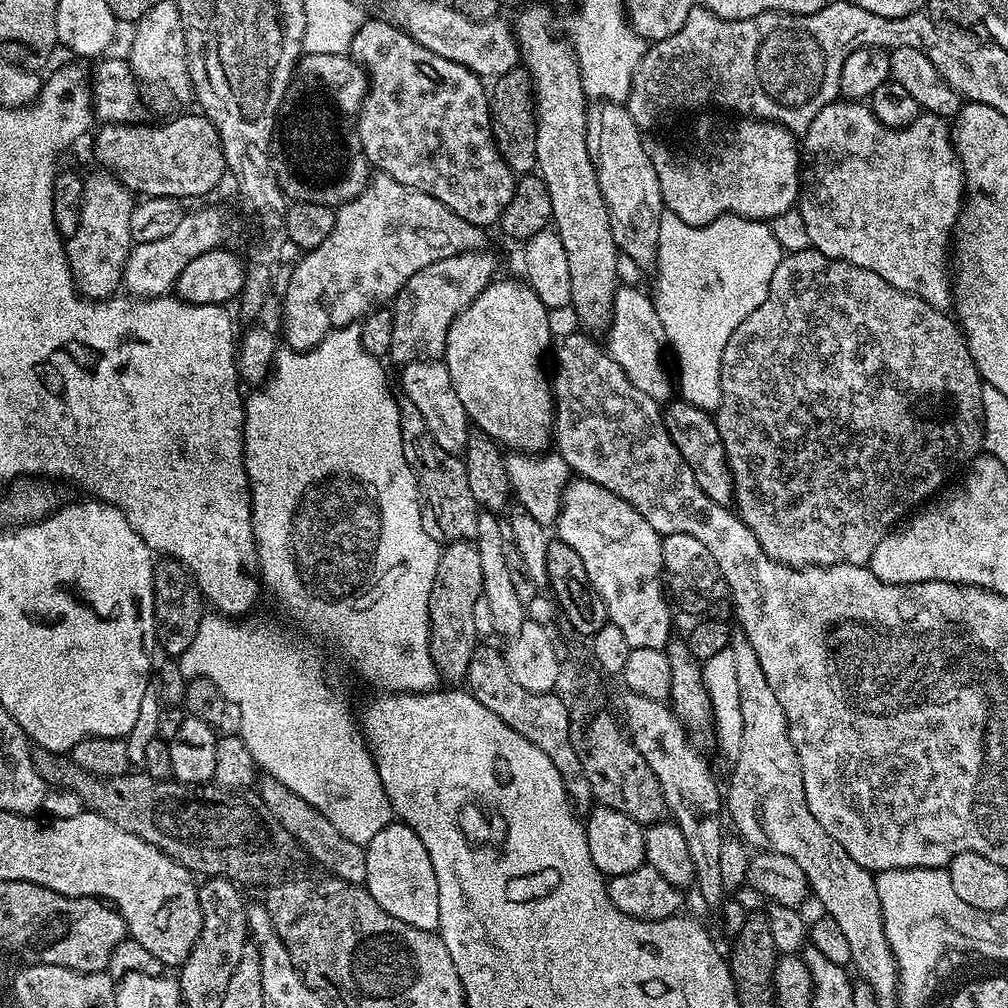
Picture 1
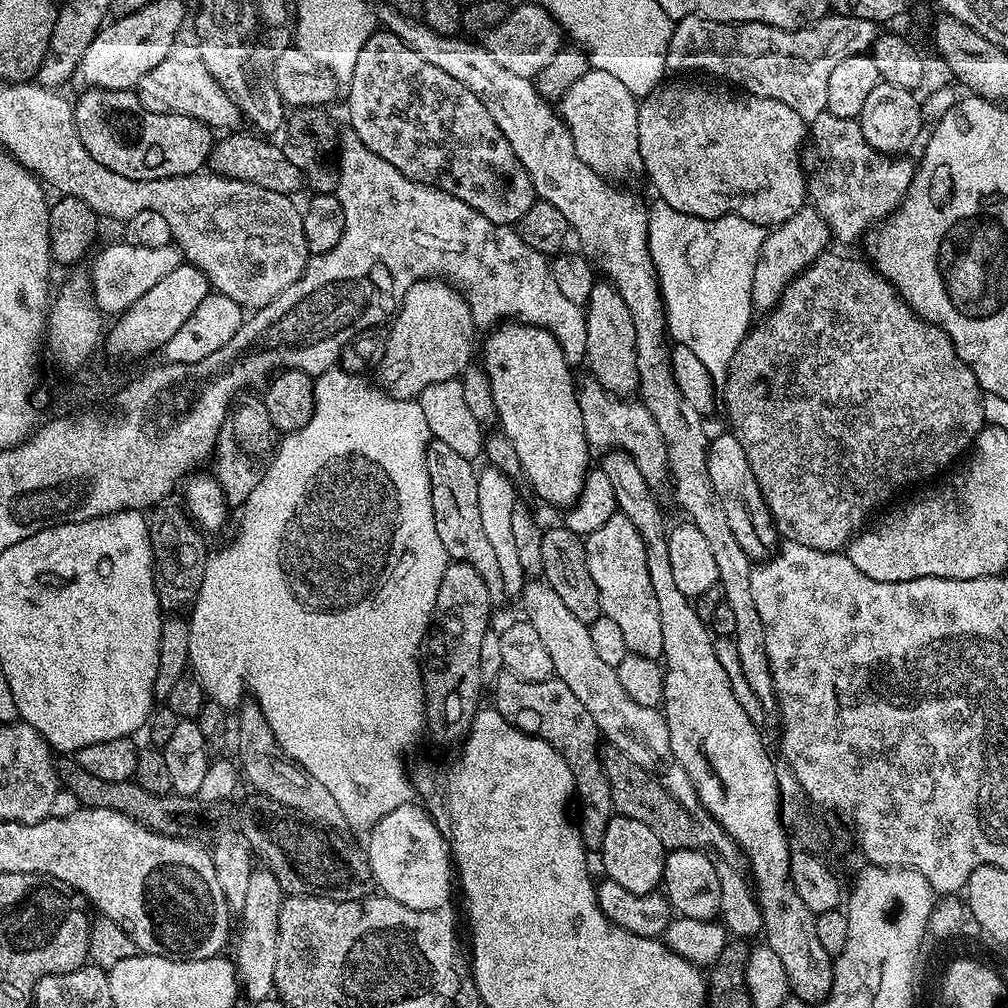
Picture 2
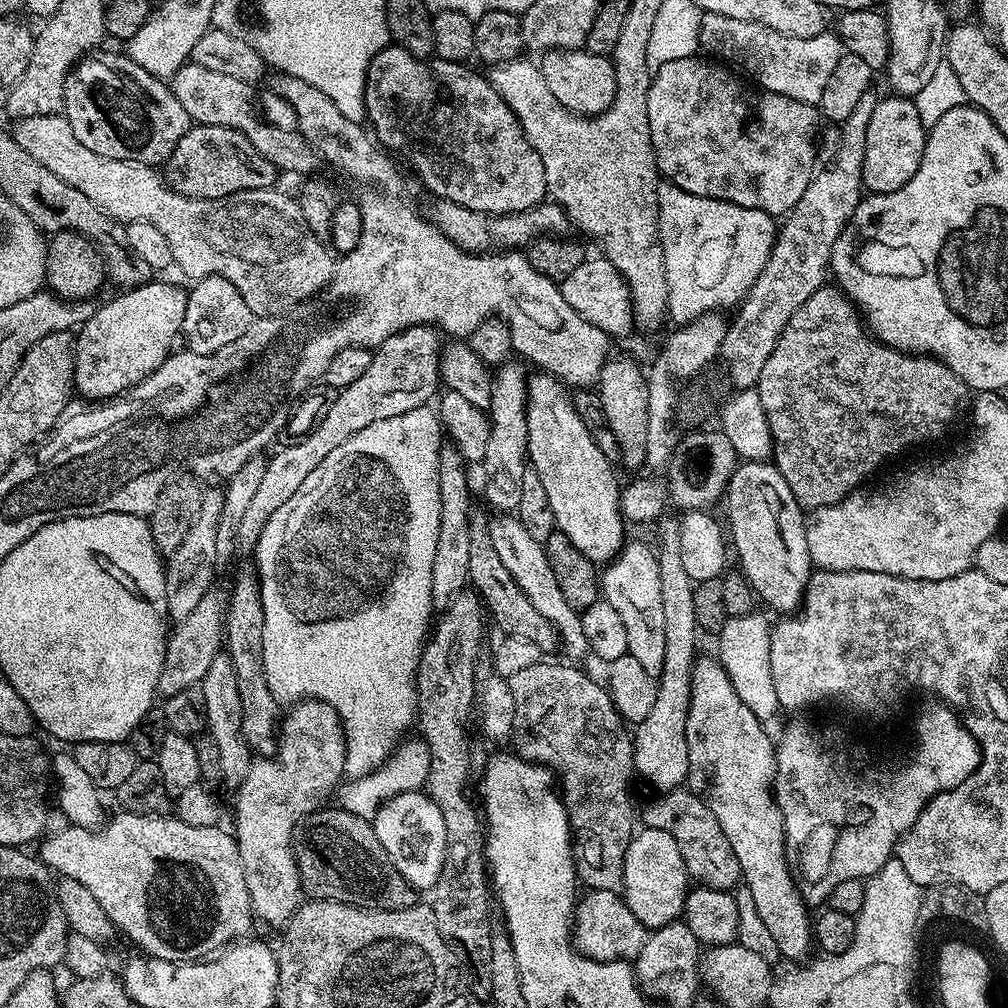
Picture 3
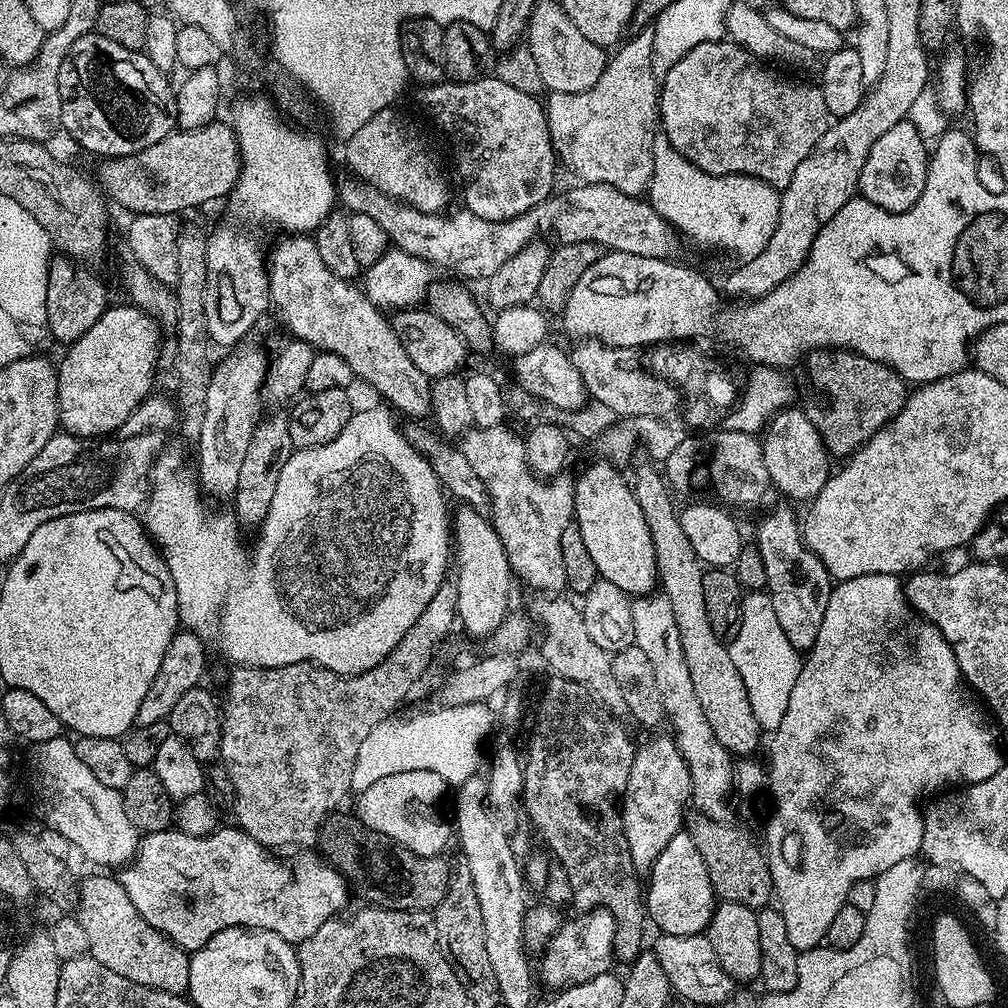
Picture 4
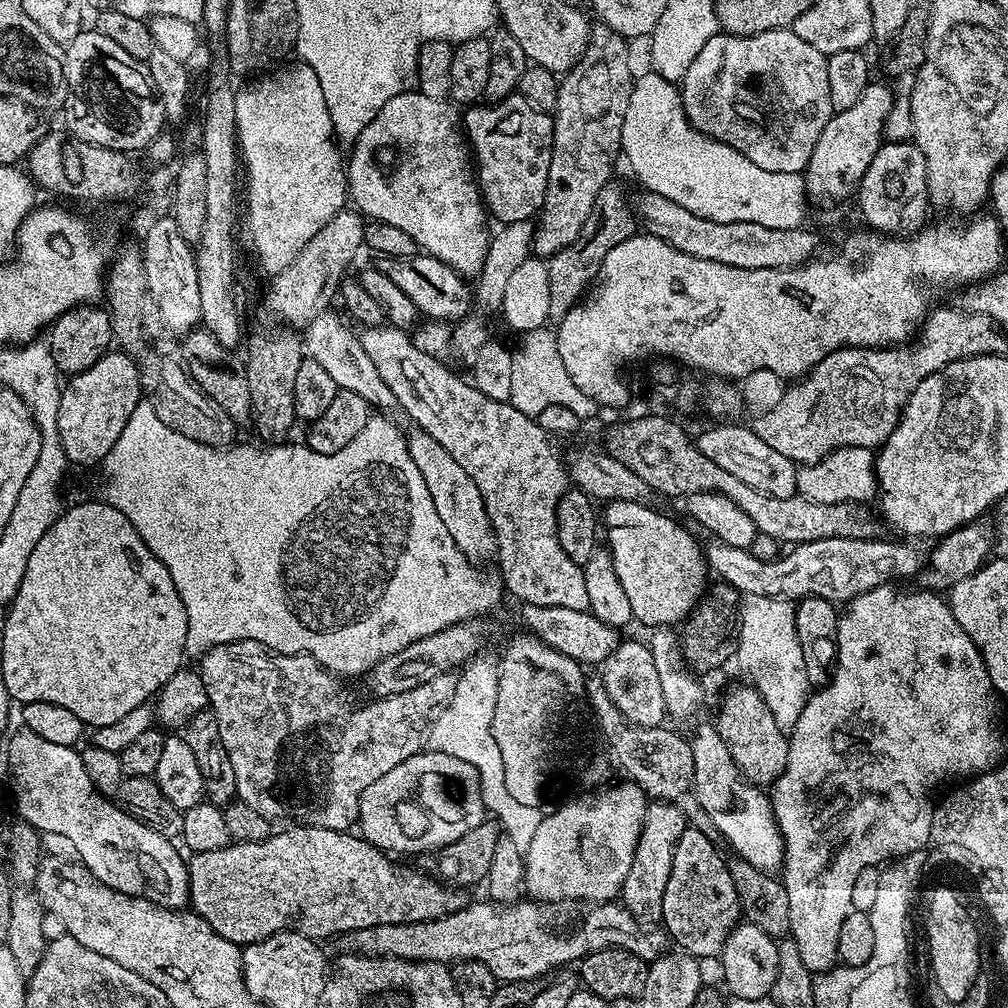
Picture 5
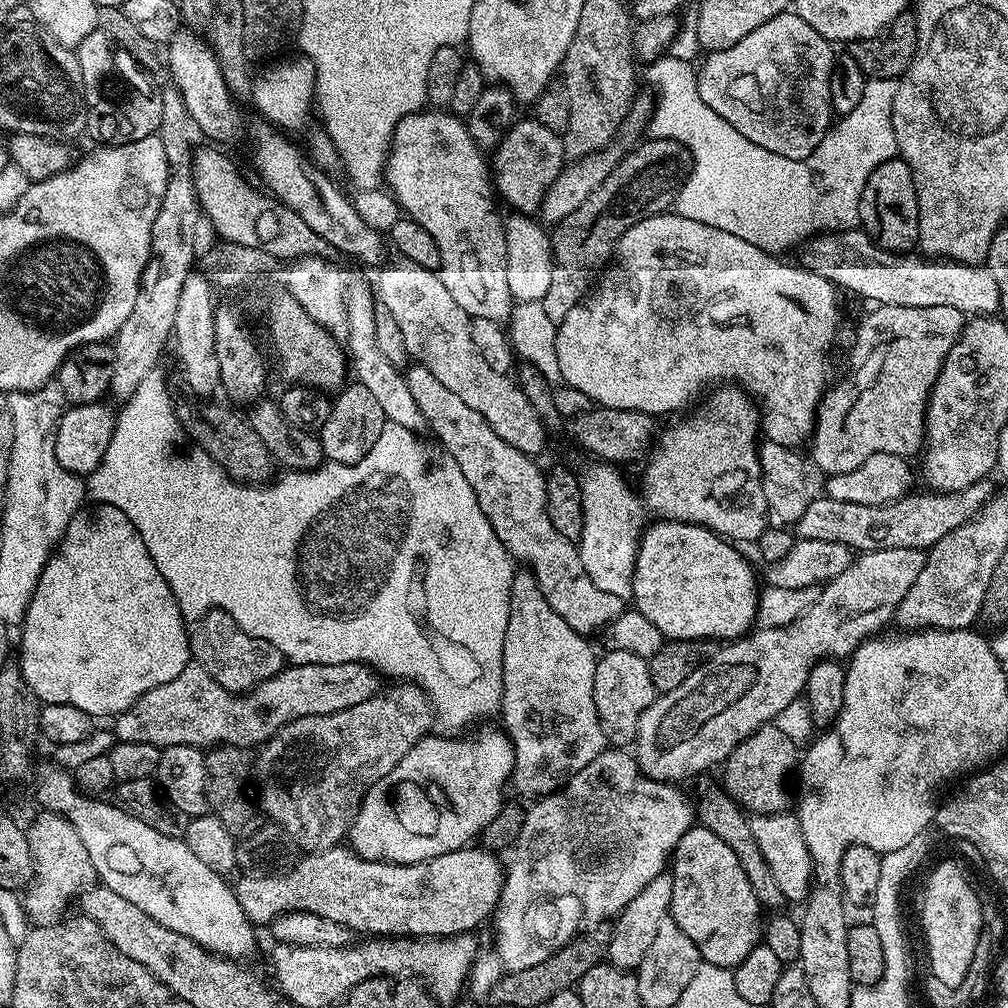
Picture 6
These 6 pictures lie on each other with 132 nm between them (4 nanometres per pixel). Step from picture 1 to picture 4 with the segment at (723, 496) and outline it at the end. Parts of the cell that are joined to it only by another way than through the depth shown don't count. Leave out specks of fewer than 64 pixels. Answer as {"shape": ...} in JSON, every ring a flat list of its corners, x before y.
{"shape":[[784,504,765,514,764,521,756,528,754,546,762,554,762,566,766,566,766,591,770,602,774,602,778,623,786,638,790,638,790,646,804,654,811,650,818,630,822,630,822,618,826,615,826,602,830,602,834,581,824,563,805,544,798,516,796,520,787,508,789,505]]}

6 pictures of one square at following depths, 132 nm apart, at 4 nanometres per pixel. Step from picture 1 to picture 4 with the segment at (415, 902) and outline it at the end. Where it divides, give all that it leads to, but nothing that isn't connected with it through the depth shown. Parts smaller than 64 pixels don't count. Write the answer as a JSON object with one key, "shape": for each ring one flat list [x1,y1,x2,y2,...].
{"shape":[[411,770,406,773,391,774,388,778,380,778,369,789,359,793,360,800,354,808,355,815,370,830,378,830,378,834,386,834,394,844,400,844,419,856,438,856,445,850,448,839,454,836,451,823,444,821,440,813,440,799,450,785,431,770]]}

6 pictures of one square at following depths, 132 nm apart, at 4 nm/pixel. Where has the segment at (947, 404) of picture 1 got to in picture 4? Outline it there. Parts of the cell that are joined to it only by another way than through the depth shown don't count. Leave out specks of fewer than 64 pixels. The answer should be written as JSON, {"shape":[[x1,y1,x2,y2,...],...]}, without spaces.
{"shape":[[817,350,807,357,808,380,828,399,828,405,814,416,825,448,833,457,847,458,857,452,880,427,893,420,908,399,909,385,894,369,857,352]]}

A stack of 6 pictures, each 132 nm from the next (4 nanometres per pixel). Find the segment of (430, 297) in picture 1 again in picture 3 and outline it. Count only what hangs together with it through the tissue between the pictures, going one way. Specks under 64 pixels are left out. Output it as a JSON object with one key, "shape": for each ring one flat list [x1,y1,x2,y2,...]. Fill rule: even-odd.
{"shape":[[415,324,382,343,376,345,372,353,370,366,362,378,350,382,350,386,339,389,332,397,332,405,316,424,310,435,301,440,285,443,281,452,276,452,267,461,265,474,242,523,239,524,238,540,241,545,255,546,260,541,266,522,274,514,278,506,286,503,296,493,298,486,330,454,330,450,338,450,342,442,346,442,354,434,366,430,374,422,382,422,386,418,394,418,398,414,406,414,406,410,423,408,429,403,432,395,437,395,436,387,441,387,440,356,442,341,441,333,435,327,426,324],[213,590,186,614,186,618,175,621,164,646,164,669,158,678,158,689,165,697,178,694,178,690,195,688,206,676,216,653,222,650,224,639,224,614,226,596]]}

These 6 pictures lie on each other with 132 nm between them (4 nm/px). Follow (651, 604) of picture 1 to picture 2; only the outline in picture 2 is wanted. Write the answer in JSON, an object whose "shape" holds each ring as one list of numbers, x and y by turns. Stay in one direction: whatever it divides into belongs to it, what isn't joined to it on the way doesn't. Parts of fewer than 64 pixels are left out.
{"shape":[[623,514,609,518,598,530,587,533,586,566,590,566,590,578,598,586,600,611,609,616,622,629,629,652,642,658,660,660,662,650,662,618,658,618,658,598,654,598,654,586,650,584,650,570,646,568,646,550,634,522]]}

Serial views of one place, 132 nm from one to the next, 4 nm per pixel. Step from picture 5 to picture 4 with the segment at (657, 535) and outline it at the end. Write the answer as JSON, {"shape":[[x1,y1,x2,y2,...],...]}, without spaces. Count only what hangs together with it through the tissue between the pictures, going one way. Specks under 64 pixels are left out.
{"shape":[[600,458,579,477,575,477,576,510,574,523,580,527,582,542,590,550,599,579,614,582,618,590,635,598,651,593,657,587,656,555,646,518,632,493,632,484,624,481,617,465]]}

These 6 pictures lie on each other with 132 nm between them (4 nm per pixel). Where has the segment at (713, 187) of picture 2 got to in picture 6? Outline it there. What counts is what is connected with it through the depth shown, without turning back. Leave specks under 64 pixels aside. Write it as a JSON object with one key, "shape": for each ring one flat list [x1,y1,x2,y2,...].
{"shape":[[789,10,770,18,758,30,746,34,742,42,734,42,726,50,709,52,703,58,704,65,699,65,696,81,702,94,702,102,714,110,742,138,750,138,754,146,762,146,762,150,770,150,770,154,778,154,782,158,801,160,806,158,822,142,834,120,832,103,830,102,830,74,834,63,833,45,814,26,802,22,802,18,794,10]]}

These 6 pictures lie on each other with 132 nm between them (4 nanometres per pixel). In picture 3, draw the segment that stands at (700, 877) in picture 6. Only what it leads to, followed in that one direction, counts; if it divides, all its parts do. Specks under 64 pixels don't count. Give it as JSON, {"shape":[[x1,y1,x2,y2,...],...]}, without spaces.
{"shape":[[647,826,641,829,633,835,626,850,622,895,630,910,634,910,634,918,638,918,645,928,653,930,683,917,684,903,690,891,690,877,682,850,678,850,678,842,674,842,666,830]]}

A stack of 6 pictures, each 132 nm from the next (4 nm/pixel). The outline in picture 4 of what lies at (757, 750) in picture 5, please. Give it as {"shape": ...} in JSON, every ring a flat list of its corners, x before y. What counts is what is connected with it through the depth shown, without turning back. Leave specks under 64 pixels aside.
{"shape":[[644,462,637,470,632,493,638,498,638,506,646,518,646,526,654,542,658,584,663,595,670,598,674,622,678,622,682,654,686,654,686,667,694,681,694,694,698,694,702,714,706,714,706,722,710,722,714,738,722,742,727,752,742,758,751,757,755,753,752,751,760,744,762,729,754,718,754,710,750,710,750,698,742,683,742,676,738,674,738,666,734,666,730,658,728,644,714,630,714,626,710,626,710,614,706,614,706,598,702,590,705,565,696,559,694,546,690,546,690,538,686,538,686,530,680,522,678,508,672,505,673,497,665,477,661,473,659,476,651,467,655,468,651,463]]}

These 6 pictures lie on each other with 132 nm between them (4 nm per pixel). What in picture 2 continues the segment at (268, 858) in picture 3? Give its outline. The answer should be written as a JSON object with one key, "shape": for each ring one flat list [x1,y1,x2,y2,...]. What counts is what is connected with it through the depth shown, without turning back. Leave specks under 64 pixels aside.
{"shape":[[254,870,250,874,250,886,246,889,246,906,238,913,238,932,240,928,240,949,234,955,236,974,240,977,240,986,243,995,249,996,252,1002,267,1000,273,995,276,983,274,982,274,966,278,966,278,910,286,898,278,886,278,878,267,870]]}

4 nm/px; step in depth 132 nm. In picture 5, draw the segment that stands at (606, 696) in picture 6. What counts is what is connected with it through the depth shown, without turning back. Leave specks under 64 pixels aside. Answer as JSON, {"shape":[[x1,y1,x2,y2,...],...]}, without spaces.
{"shape":[[625,639,604,661,598,672,604,681,610,702,618,706,629,725,638,728,659,728,665,723,668,707,662,694,662,682,658,679,658,669,654,666,654,654,650,654,647,643]]}

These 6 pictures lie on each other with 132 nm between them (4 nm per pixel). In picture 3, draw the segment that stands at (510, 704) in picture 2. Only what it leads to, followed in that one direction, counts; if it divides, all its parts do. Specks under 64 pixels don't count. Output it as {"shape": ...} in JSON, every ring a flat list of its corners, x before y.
{"shape":[[541,662,526,666,526,670,518,670,518,674,507,677,507,682,514,696,511,747,515,755,524,760,552,769,558,781,564,809,568,815,568,829,572,831,572,857,577,881,588,890,620,892,624,887,626,850,634,835,632,804,628,801,628,783,634,780,634,740,625,720,614,706,612,695,601,681,599,684,598,681,591,680,582,669,571,668,568,664]]}

